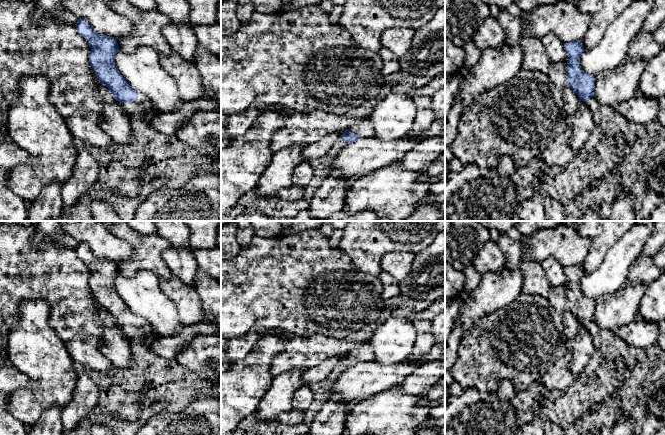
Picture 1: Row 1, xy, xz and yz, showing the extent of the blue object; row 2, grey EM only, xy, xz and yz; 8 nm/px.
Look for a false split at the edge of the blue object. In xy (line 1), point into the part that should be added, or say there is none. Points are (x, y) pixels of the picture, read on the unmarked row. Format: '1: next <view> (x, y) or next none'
1: next xy (142, 332)

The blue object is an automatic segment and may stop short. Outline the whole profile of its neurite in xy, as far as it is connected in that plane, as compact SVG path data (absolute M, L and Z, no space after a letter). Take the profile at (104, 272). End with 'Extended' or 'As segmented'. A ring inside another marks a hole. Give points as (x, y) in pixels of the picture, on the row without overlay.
M78 243L75 251L89 267L89 286L98 304L122 328L126 337L151 350L159 338L149 322L139 320L131 312L114 288L114 281L120 275L117 263L98 258L85 243Z. Extended

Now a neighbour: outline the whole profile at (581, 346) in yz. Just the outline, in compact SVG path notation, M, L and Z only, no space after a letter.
M579 325L578 333L566 343L568 352L572 353L570 370L579 375L586 370L591 354L594 351L594 342L591 333L584 325Z

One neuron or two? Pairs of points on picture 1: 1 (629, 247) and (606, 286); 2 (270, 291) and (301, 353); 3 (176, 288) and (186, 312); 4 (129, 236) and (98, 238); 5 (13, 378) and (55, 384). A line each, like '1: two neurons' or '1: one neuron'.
1: one neuron
2: two neurons
3: one neuron
4: two neurons
5: two neurons

